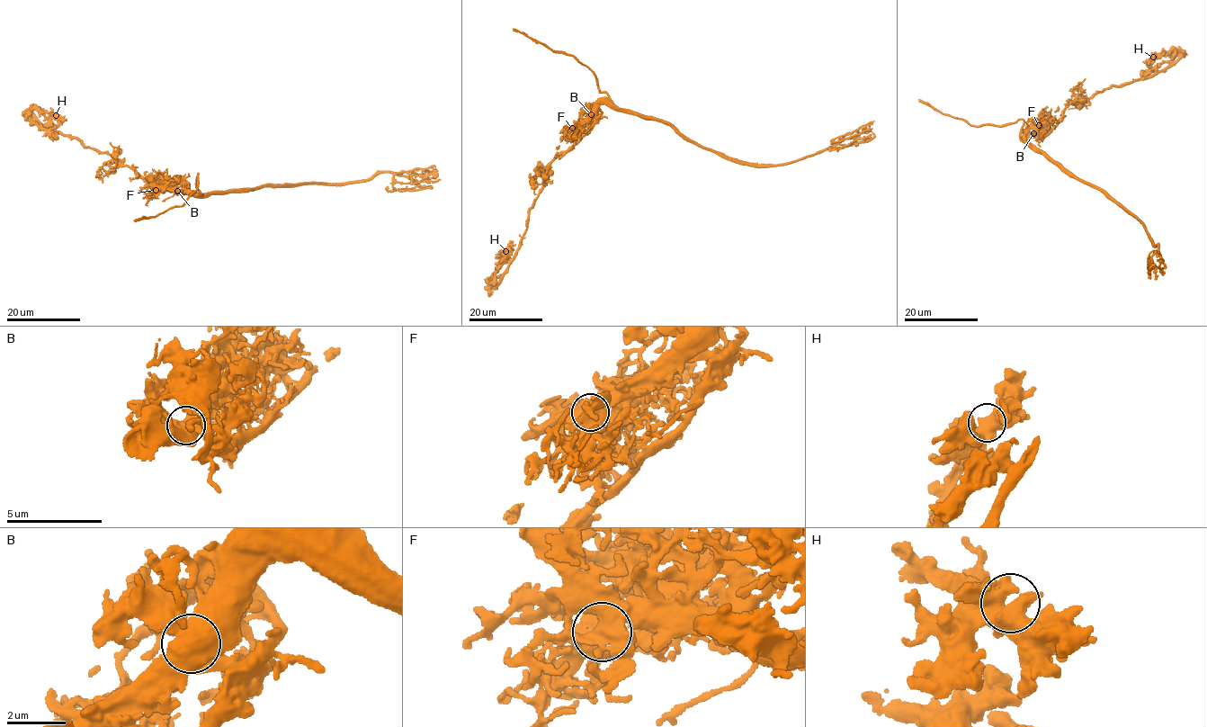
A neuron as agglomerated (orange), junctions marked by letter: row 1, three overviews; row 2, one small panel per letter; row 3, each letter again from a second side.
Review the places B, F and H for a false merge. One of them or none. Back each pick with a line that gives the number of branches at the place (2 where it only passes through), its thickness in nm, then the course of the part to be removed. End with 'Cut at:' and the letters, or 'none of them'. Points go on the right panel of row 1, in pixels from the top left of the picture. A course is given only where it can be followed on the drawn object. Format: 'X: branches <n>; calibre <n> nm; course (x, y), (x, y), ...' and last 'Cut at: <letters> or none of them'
B: branches 4; calibre 550 nm; course (1033, 133), (1043, 137), (1053, 129), (1073, 102), (1156, 73), (1175, 51), (1158, 53), (1142, 61)
Cut at: B

